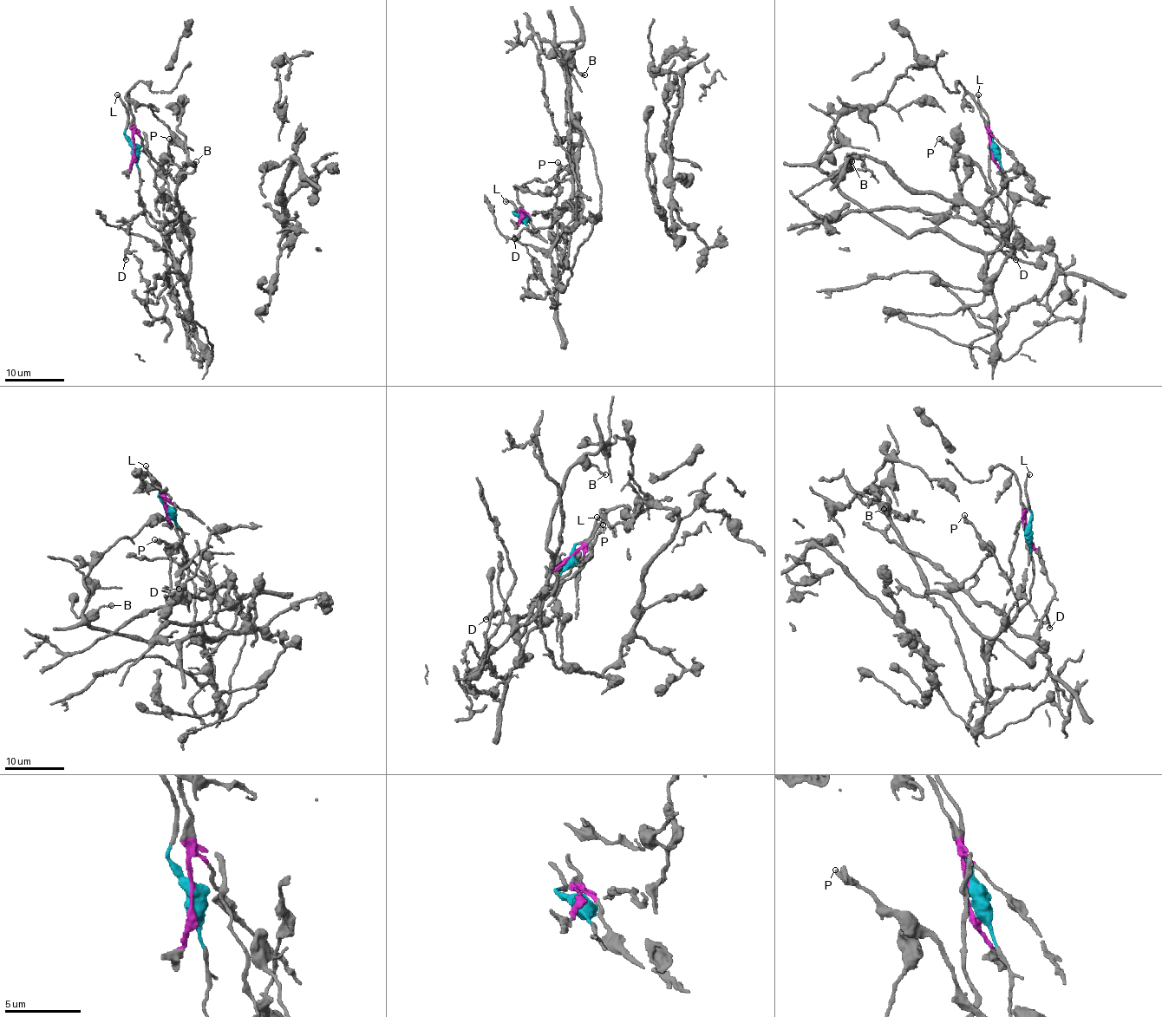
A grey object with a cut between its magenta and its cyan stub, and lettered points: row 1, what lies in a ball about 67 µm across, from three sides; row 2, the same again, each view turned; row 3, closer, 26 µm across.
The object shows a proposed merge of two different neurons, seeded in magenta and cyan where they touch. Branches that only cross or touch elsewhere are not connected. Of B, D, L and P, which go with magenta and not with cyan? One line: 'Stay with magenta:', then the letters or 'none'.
Stay with magenta: D, P

